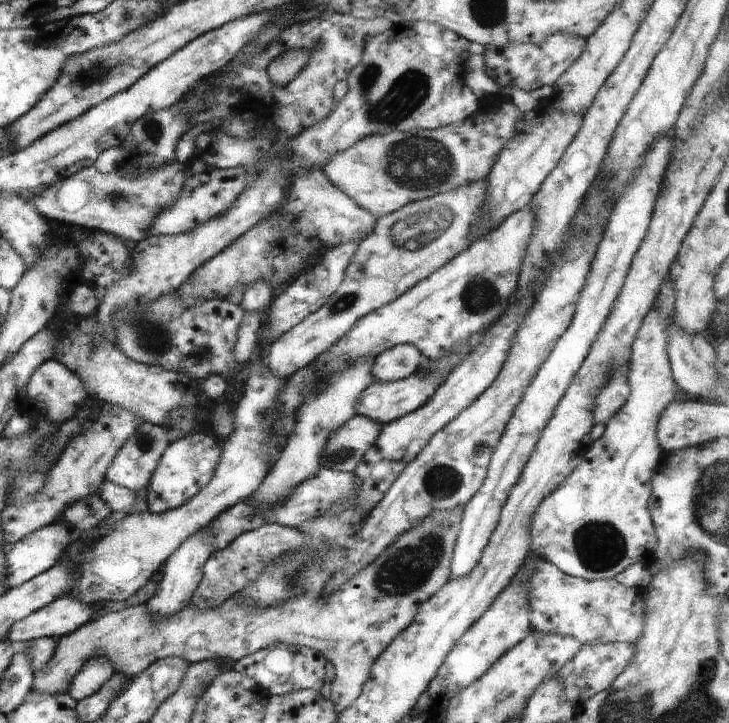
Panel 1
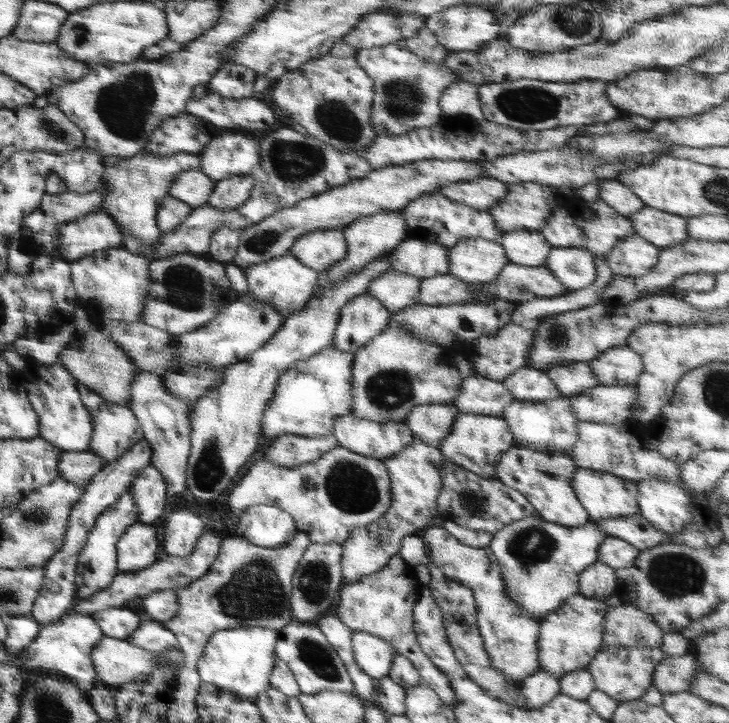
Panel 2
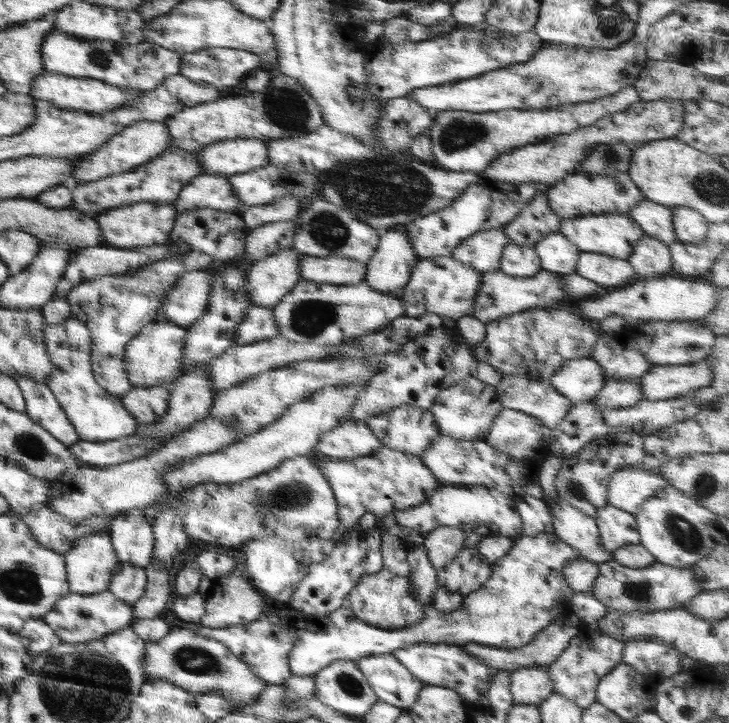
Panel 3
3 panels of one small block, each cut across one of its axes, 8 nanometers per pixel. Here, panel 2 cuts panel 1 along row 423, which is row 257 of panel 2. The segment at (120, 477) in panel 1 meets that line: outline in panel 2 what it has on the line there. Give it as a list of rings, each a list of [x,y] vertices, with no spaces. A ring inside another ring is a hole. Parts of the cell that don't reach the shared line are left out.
[[[180,152],[168,156],[139,153],[126,159],[123,157],[104,158],[103,183],[109,186],[109,194],[101,211],[112,216],[121,228],[122,247],[128,252],[152,260],[151,247],[161,236],[157,228],[157,211],[169,196],[169,189],[176,178],[188,170],[200,169],[200,157],[195,153]]]

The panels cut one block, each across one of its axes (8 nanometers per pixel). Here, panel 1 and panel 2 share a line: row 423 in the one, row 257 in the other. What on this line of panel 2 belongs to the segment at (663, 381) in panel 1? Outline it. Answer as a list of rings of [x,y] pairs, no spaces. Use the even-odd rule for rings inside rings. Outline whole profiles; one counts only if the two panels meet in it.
[[[634,234],[624,238],[605,260],[615,275],[640,277],[654,268],[661,250]]]

